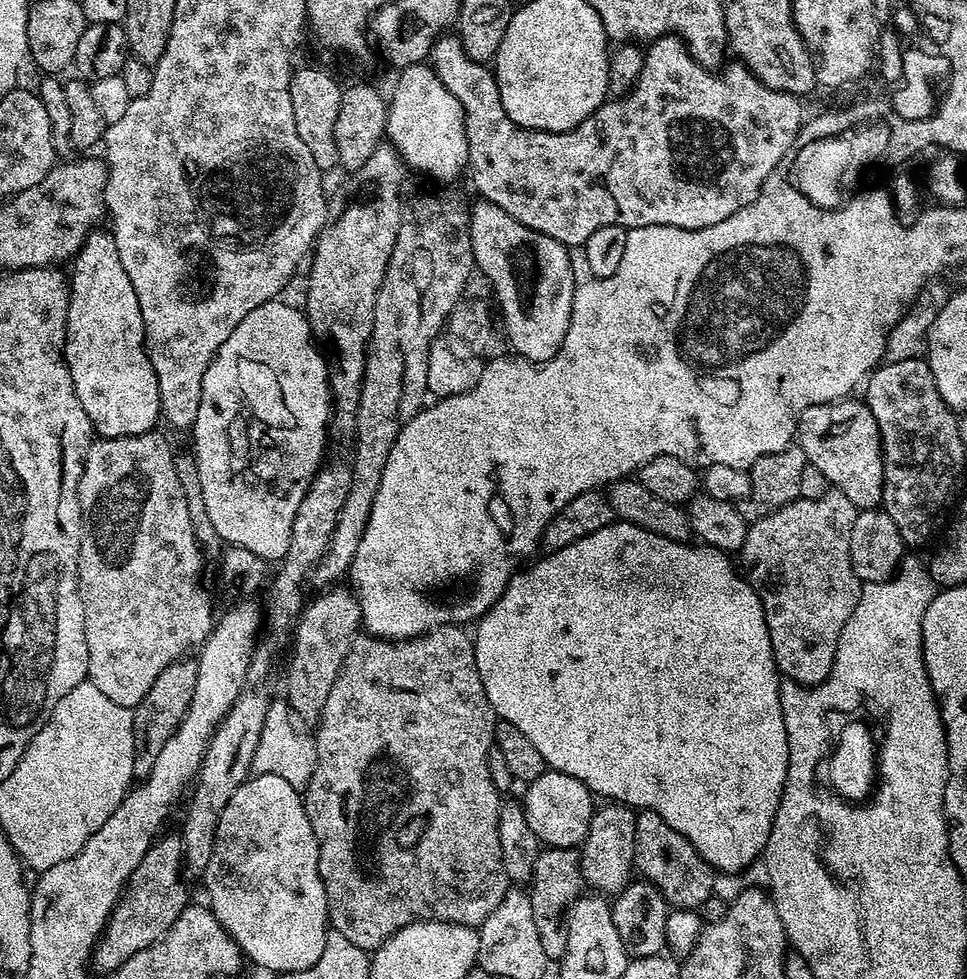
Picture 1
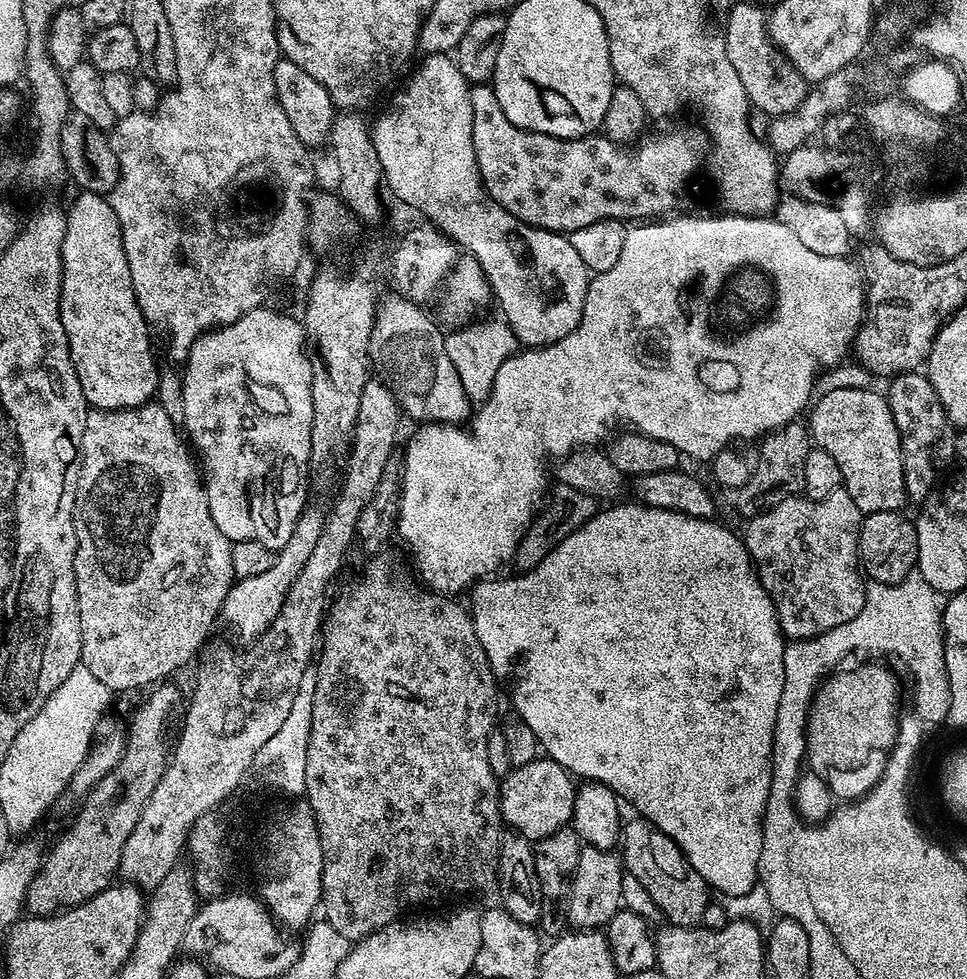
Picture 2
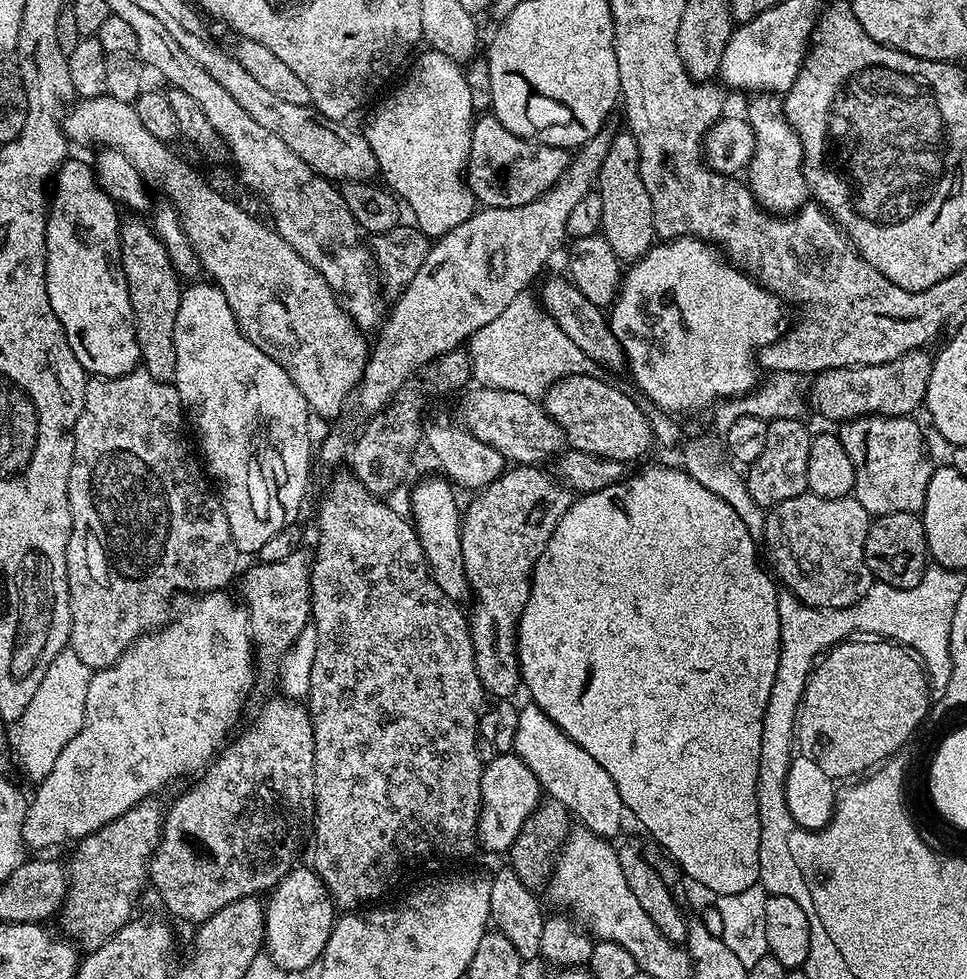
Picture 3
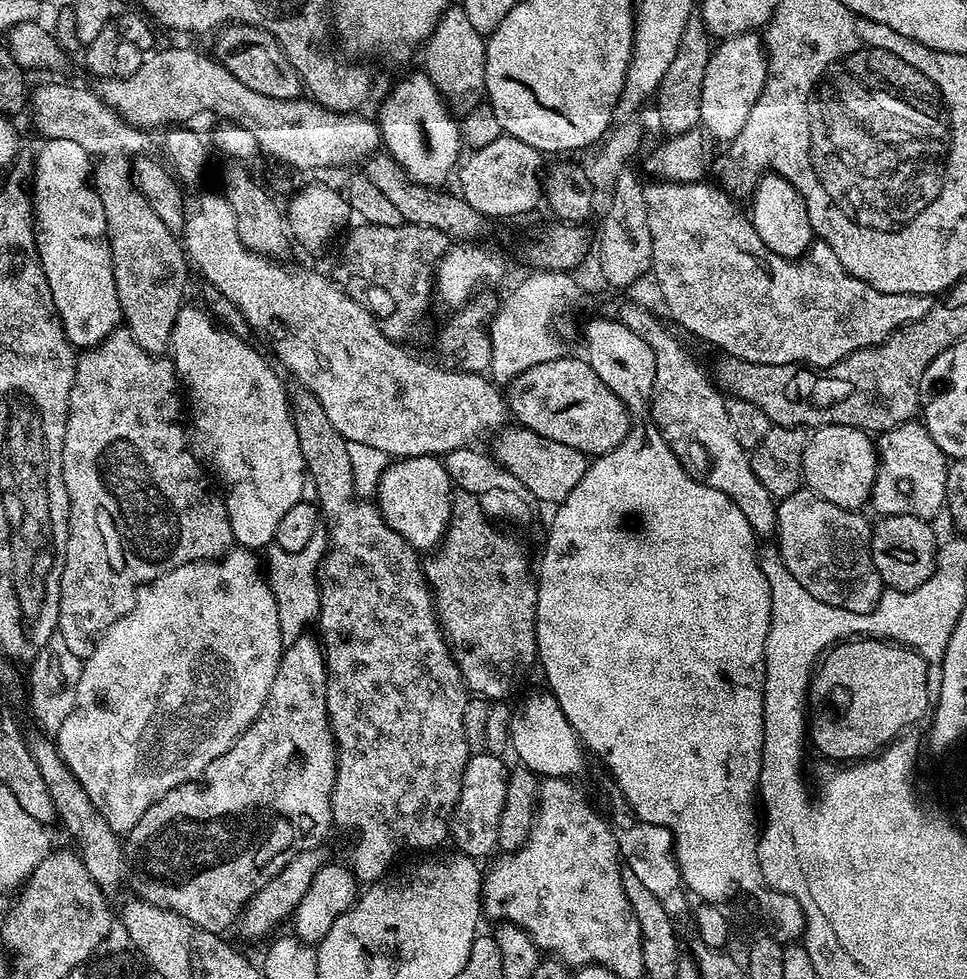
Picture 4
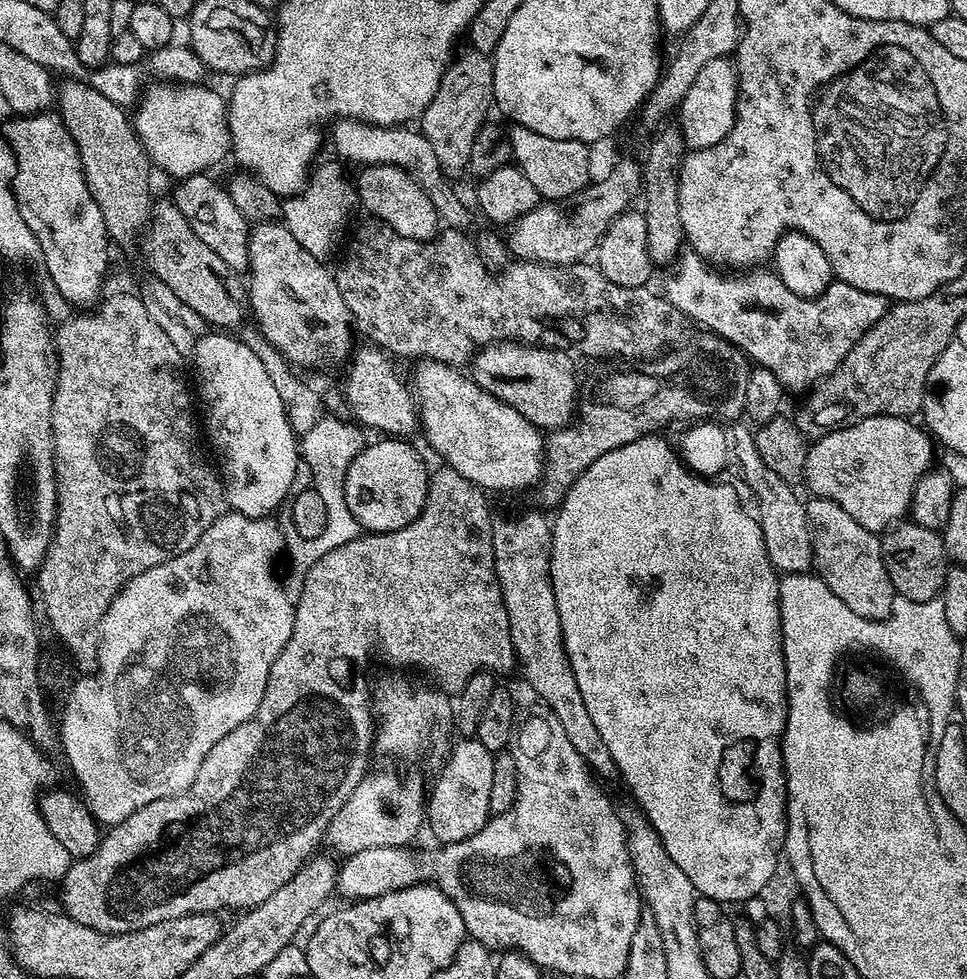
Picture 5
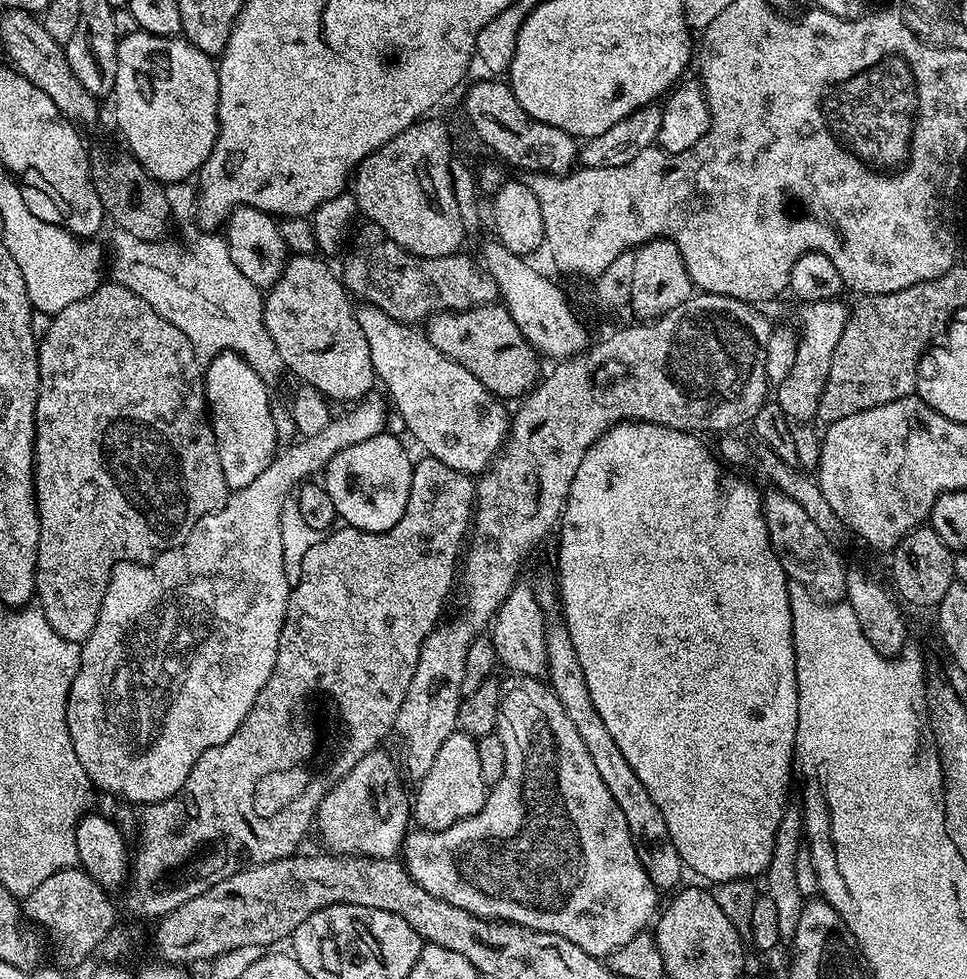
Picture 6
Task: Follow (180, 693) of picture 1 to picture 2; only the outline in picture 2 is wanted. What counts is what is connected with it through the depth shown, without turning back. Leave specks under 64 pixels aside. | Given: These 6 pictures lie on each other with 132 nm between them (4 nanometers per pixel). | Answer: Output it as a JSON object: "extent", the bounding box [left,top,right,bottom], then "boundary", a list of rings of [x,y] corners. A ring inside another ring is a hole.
{"extent":[26,682,180,916],"boundary":[[[160,682],[148,694],[132,712],[128,737],[124,744],[122,740],[122,751],[114,769],[114,776],[120,779],[120,797],[113,804],[106,805],[101,812],[78,813],[68,832],[61,834],[60,841],[49,852],[47,849],[40,868],[28,887],[26,908],[31,915],[51,916],[54,911],[73,908],[94,898],[94,894],[106,890],[113,883],[126,838],[134,830],[170,759],[168,719],[180,704],[180,692],[172,682]]]}

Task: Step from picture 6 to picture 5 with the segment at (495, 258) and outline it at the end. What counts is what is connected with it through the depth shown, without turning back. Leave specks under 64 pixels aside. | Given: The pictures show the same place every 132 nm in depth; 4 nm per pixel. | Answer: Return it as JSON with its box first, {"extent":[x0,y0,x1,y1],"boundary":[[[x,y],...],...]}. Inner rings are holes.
{"extent":[332,120,472,231],"boundary":[[[338,120],[332,125],[332,144],[337,152],[335,154],[343,161],[356,162],[358,166],[367,166],[369,164],[376,165],[394,165],[396,168],[403,168],[415,184],[426,192],[427,196],[436,207],[436,215],[439,217],[441,223],[451,231],[469,231],[469,226],[472,222],[470,212],[455,188],[450,184],[451,180],[447,173],[441,170],[441,164],[438,158],[435,157],[434,148],[431,146],[424,136],[424,134],[417,129],[408,126],[397,127],[378,127],[377,124],[362,123],[360,120]]]}

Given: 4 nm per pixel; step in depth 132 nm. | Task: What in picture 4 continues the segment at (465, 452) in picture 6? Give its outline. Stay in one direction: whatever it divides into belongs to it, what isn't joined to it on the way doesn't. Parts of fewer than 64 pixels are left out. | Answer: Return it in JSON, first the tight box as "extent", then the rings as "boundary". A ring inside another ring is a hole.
{"extent":[490,426,590,506],"boundary":[[[505,426],[500,429],[493,439],[497,440],[490,447],[491,455],[503,468],[510,470],[510,474],[514,474],[514,478],[518,478],[518,482],[526,486],[526,490],[530,490],[530,494],[541,505],[555,506],[562,503],[570,490],[574,490],[578,482],[582,482],[590,463],[589,457],[574,446],[562,446],[562,442],[542,438],[542,434],[523,426],[512,427]]]}

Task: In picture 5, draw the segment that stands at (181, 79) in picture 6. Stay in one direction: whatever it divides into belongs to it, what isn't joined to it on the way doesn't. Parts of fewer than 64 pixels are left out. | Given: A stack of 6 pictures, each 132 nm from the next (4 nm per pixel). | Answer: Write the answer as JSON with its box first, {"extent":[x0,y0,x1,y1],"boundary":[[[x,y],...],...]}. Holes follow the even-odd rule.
{"extent":[134,82,232,178],"boundary":[[[156,82],[148,89],[143,89],[138,103],[135,105],[134,123],[136,133],[146,150],[151,167],[161,168],[168,176],[183,178],[193,176],[199,172],[207,173],[208,168],[220,164],[224,159],[229,159],[232,139],[228,129],[228,105],[223,95],[219,96],[212,88],[203,88],[203,83],[175,83]]]}

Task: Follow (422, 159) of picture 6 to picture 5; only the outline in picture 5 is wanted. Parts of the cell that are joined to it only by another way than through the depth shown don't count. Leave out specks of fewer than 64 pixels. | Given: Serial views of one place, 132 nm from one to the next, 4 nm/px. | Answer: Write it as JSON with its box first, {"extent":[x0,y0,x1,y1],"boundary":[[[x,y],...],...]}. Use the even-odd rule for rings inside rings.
{"extent":[354,164,442,240],"boundary":[[[369,164],[361,167],[359,172],[360,177],[356,176],[354,183],[360,195],[363,211],[368,211],[369,217],[398,230],[402,238],[431,240],[437,235],[442,223],[436,215],[434,202],[415,184],[403,168],[396,168],[394,165]]]}

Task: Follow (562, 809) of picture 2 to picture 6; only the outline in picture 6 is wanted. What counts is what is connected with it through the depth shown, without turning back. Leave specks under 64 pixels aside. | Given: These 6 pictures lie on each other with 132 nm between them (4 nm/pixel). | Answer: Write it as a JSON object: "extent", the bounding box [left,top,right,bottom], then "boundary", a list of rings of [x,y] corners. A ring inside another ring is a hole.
{"extent":[414,730,486,832],"boundary":[[[459,730],[452,732],[450,738],[442,742],[442,750],[438,750],[434,766],[430,766],[428,773],[418,782],[417,788],[420,789],[414,792],[414,820],[421,829],[440,832],[482,810],[486,786],[482,782],[476,742],[477,737],[467,736]]]}

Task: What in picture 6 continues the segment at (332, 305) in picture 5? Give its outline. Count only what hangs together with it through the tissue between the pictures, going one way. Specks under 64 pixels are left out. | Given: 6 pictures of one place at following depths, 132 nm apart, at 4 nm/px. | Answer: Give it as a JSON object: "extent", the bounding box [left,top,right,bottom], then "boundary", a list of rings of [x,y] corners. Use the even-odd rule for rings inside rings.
{"extent":[264,255,377,402],"boundary":[[[293,255],[289,259],[288,265],[282,270],[282,274],[276,279],[275,284],[271,288],[267,289],[264,297],[264,325],[266,330],[270,334],[270,338],[274,342],[274,346],[278,350],[278,354],[282,358],[285,369],[289,373],[296,372],[296,376],[309,388],[315,388],[321,396],[332,400],[352,400],[348,402],[359,402],[369,395],[368,392],[372,388],[372,384],[377,383],[376,371],[374,366],[370,362],[370,346],[366,346],[366,334],[362,334],[362,326],[358,326],[358,318],[356,317],[356,308],[353,301],[350,299],[350,293],[344,286],[343,279],[339,275],[336,276],[323,264],[319,255]]]}

